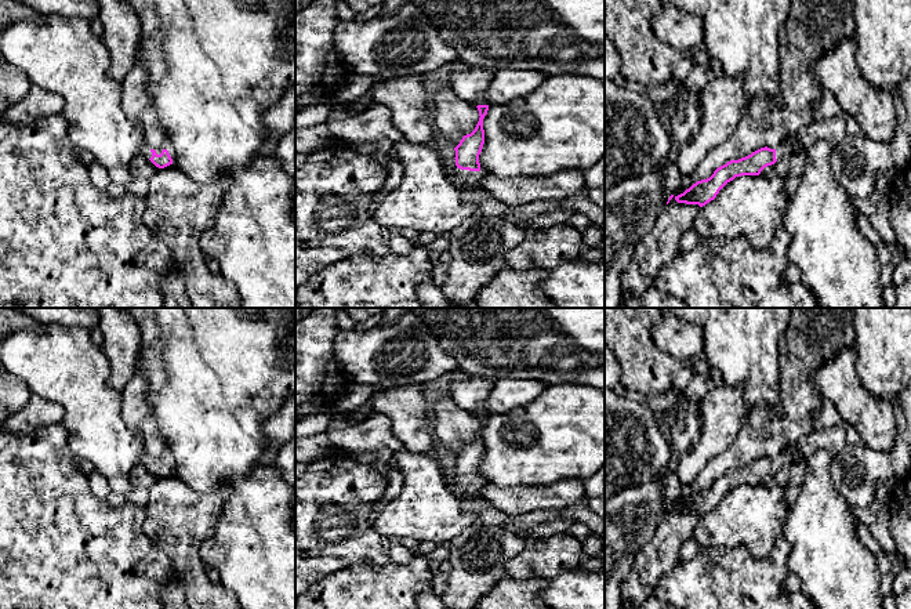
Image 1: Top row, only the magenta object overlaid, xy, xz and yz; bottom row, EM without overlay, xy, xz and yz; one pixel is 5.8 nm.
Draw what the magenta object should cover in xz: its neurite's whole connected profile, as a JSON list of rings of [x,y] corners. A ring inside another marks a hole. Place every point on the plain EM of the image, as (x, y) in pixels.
[[[478,414],[479,431],[471,443],[462,446],[456,460],[457,483],[461,492],[482,496],[483,483],[480,482],[479,464],[484,453],[483,428],[487,424],[489,414]]]

